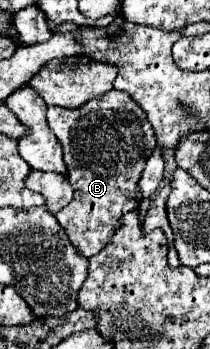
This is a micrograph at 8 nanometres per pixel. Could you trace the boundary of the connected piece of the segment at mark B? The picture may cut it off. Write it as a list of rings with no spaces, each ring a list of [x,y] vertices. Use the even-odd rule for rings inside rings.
[[[110,90],[104,96],[92,98],[84,106],[74,108],[74,110],[60,108],[60,106],[48,106],[48,124],[52,132],[56,134],[58,142],[62,144],[64,162],[68,168],[66,178],[70,186],[74,188],[74,200],[56,214],[56,220],[66,230],[76,252],[80,256],[90,258],[106,246],[112,232],[118,228],[120,214],[136,208],[142,200],[136,184],[140,180],[140,174],[144,170],[148,156],[156,148],[152,124],[148,124],[144,110],[126,92],[120,92],[120,90]]]

